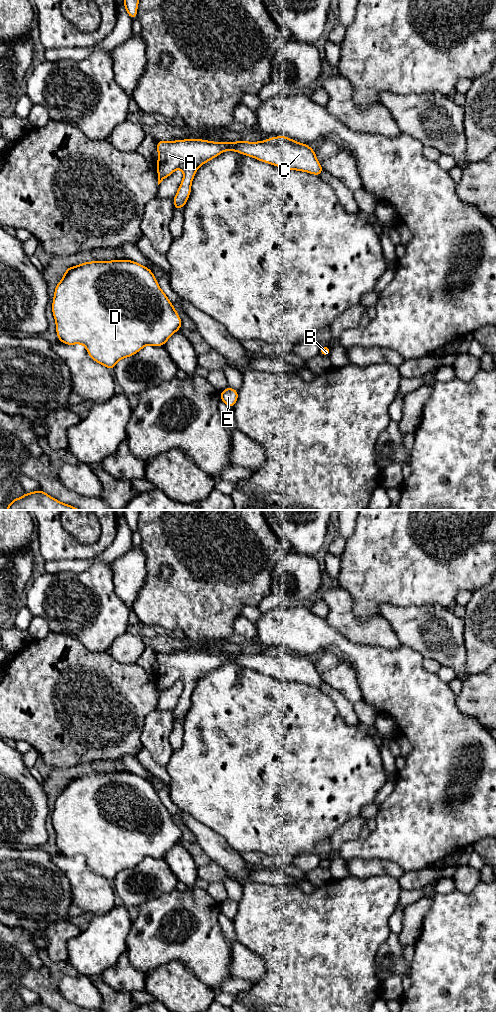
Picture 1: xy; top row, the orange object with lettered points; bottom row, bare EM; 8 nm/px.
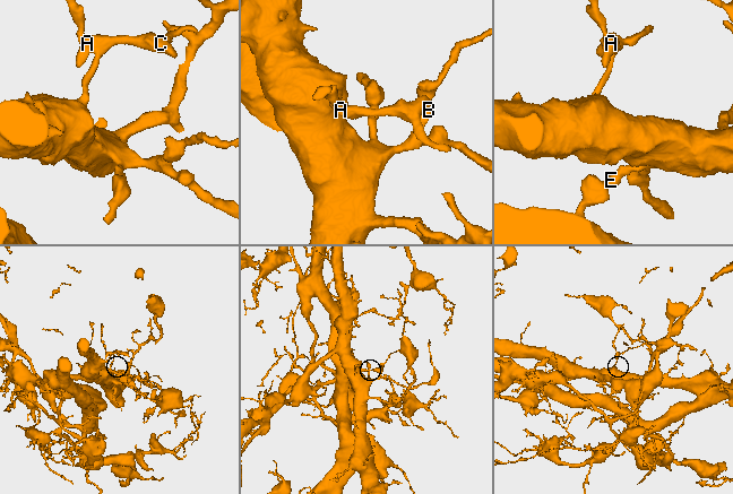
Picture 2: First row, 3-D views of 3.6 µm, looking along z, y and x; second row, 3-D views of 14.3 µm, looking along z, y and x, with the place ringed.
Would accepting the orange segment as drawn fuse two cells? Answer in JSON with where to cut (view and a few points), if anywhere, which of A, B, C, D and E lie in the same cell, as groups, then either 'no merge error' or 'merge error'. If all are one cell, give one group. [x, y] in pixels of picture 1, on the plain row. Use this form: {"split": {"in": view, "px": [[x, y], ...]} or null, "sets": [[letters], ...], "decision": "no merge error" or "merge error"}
{"split": null, "sets": [["A", "B", "C", "D", "E"]], "decision": "no merge error"}

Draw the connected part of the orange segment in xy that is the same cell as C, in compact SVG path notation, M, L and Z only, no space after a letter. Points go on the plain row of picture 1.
M285 648L259 654L240 652L229 655L204 651L157 652L157 662L158 697L178 680L184 685L177 706L173 710L174 722L184 720L191 705L191 695L197 680L224 663L234 662L286 682L298 682L317 688L324 683L310 658Z

